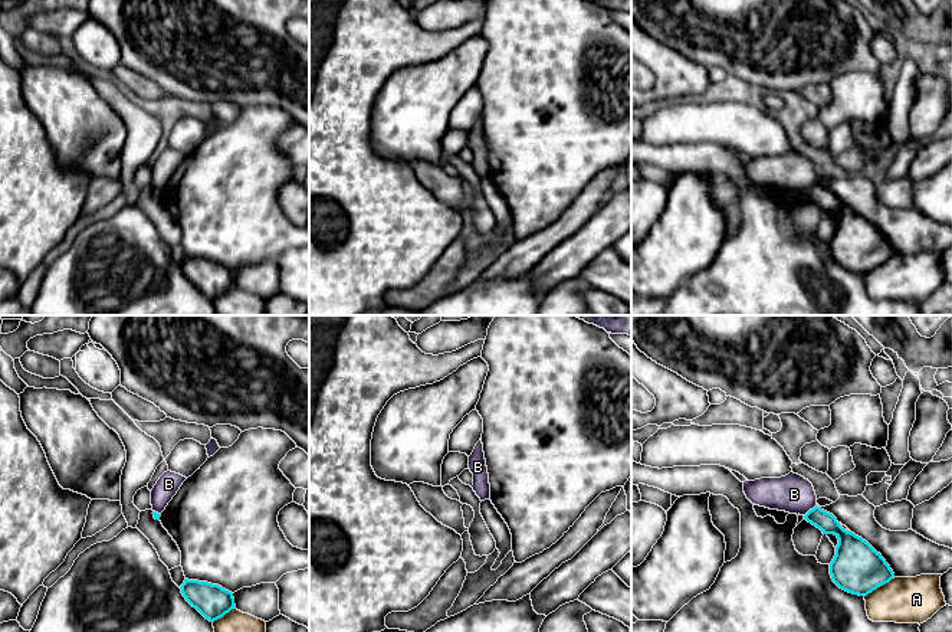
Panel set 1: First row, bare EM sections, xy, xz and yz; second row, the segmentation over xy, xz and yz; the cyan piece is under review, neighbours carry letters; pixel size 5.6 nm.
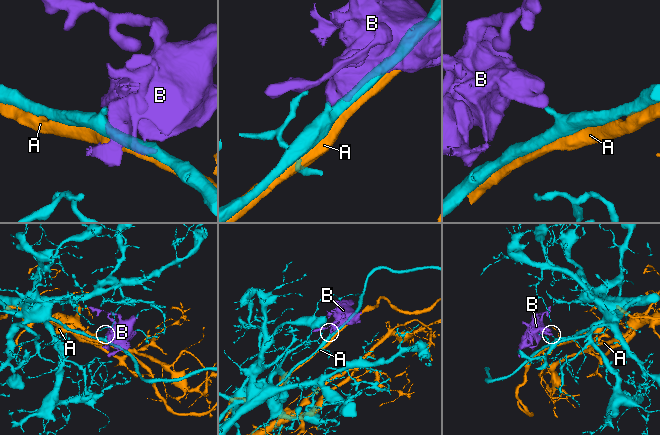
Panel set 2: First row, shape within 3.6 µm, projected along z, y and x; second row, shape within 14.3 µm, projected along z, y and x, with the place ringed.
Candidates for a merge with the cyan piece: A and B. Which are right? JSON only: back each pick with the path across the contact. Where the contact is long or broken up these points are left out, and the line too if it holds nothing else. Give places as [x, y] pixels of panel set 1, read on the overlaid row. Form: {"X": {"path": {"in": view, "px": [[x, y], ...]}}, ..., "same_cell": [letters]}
{"same_cell": []}

